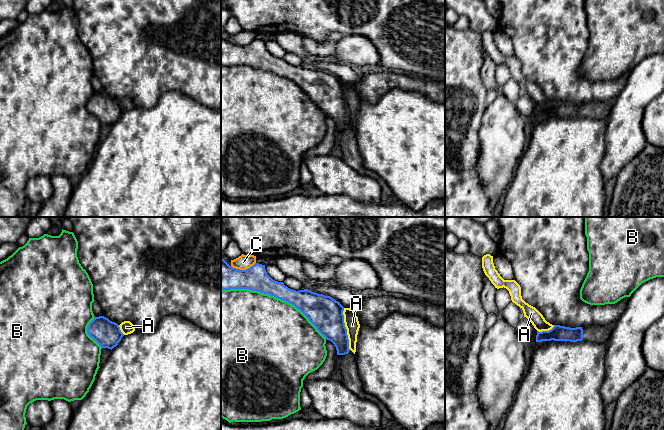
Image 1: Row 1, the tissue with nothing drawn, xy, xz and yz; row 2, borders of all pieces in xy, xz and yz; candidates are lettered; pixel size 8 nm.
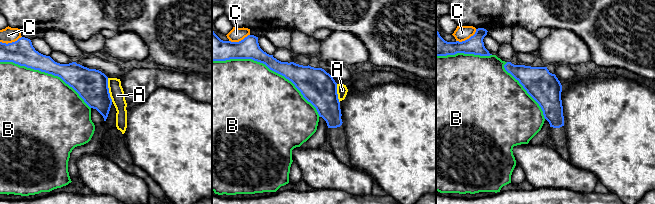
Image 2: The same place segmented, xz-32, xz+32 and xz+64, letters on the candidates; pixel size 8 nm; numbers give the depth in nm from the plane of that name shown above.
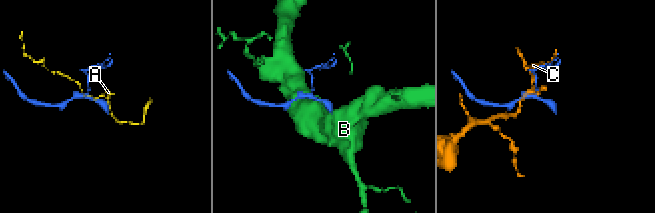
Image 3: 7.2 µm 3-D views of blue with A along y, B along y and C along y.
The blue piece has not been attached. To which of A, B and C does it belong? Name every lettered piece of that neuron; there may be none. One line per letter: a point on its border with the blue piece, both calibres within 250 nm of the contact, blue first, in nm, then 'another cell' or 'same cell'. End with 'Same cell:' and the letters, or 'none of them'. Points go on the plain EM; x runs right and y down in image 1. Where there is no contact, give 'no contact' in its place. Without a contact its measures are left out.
A: xz (346, 105) | 280/120 nm | another cell
B: xz (274, 72) | 200/500 nm | another cell
C: xz (243, 46) | 220/120 nm | another cell
Same cell: none of them

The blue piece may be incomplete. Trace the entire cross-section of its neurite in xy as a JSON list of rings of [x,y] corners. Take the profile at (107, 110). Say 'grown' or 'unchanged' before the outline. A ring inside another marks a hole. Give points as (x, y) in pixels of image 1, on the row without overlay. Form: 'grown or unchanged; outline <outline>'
unchanged; outline [[[104,92],[94,93],[87,103],[87,109],[101,124],[111,126],[118,121],[124,112],[119,101]]]

